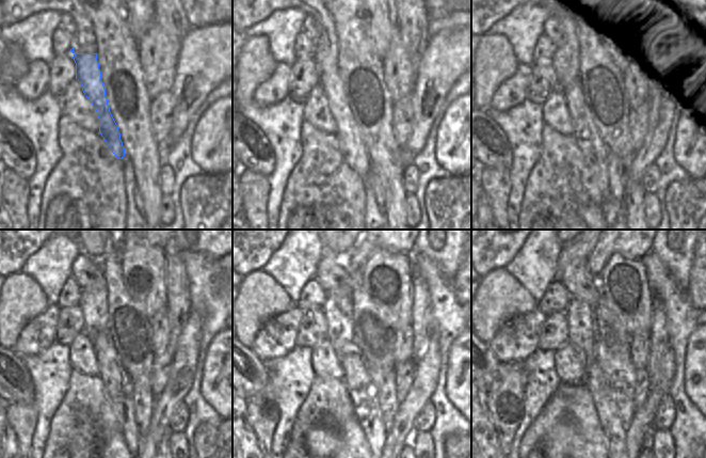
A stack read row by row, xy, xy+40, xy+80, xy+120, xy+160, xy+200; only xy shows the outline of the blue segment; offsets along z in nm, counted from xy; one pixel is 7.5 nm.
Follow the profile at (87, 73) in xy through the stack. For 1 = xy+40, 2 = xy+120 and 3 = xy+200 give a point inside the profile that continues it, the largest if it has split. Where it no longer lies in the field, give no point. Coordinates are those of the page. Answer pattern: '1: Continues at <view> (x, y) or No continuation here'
1: Continues at xy+40 (352, 147)
2: Continues at xy+120 (118, 388)
3: Continues at xy+200 (599, 387).

